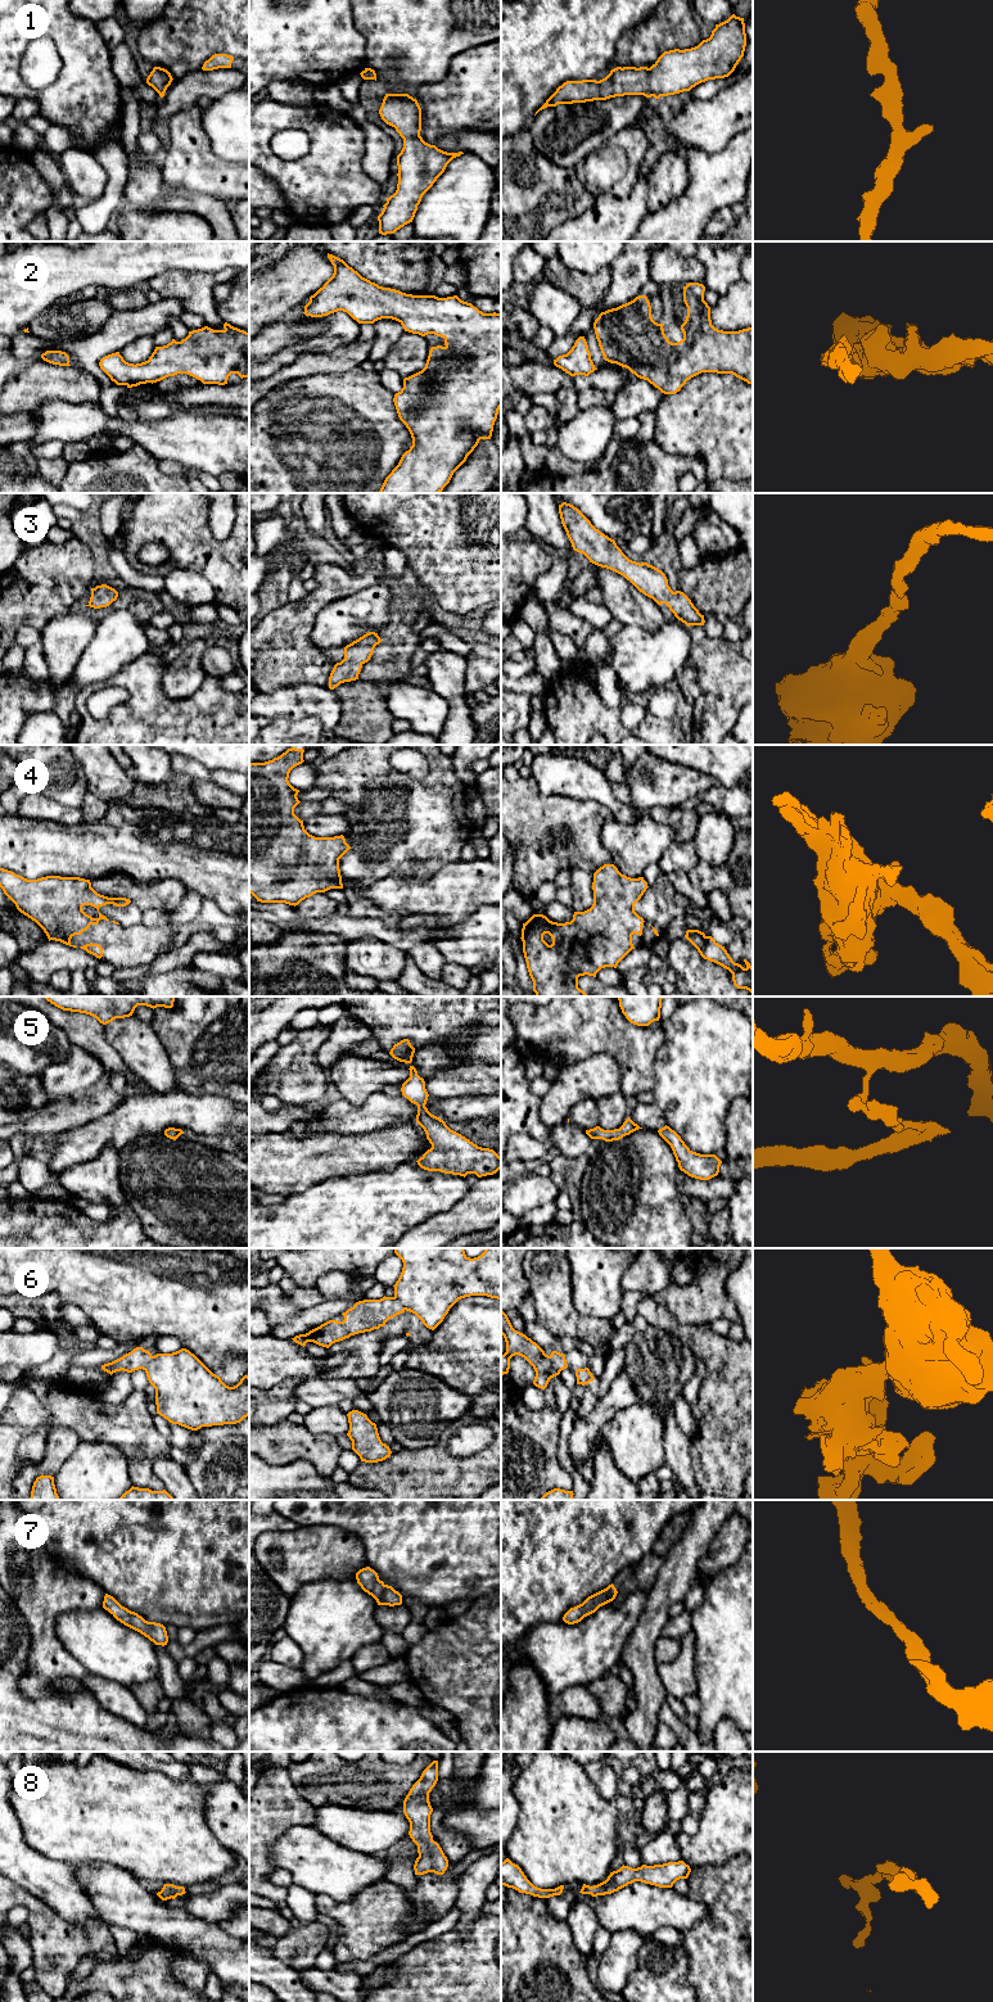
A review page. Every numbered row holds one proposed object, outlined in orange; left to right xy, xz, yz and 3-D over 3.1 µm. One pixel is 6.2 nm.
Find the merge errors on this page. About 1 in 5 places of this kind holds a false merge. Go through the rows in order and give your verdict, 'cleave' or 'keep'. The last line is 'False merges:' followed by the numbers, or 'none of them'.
1: keep
2: keep
3: keep
4: keep
5: keep
6: cleave
7: keep
8: keep
False merges: 6

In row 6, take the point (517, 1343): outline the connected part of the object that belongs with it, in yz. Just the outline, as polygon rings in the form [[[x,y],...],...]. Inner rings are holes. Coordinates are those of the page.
[[[501,1311],[501,1334],[506,1342],[506,1352],[501,1355],[501,1375],[507,1374],[510,1359],[515,1355],[524,1357],[534,1369],[536,1377],[533,1384],[545,1389],[551,1378],[560,1374],[551,1357],[525,1334],[515,1330],[507,1318]]]

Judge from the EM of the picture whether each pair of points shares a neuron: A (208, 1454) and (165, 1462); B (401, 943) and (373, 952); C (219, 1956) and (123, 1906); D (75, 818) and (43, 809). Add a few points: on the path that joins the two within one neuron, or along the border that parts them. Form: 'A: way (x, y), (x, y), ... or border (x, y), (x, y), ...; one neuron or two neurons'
A: border (168, 1455), (183, 1467), (192, 1485); two neurons
B: border (364, 938), (378, 938), (406, 952); two neurons
C: way (195, 1937), (185, 1934), (175, 1925), (147, 1914); one neuron
D: way (67, 816), (50, 810); one neuron

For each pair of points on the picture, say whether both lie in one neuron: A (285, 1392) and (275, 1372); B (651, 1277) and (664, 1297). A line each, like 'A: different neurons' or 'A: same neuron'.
A: different neurons
B: different neurons

